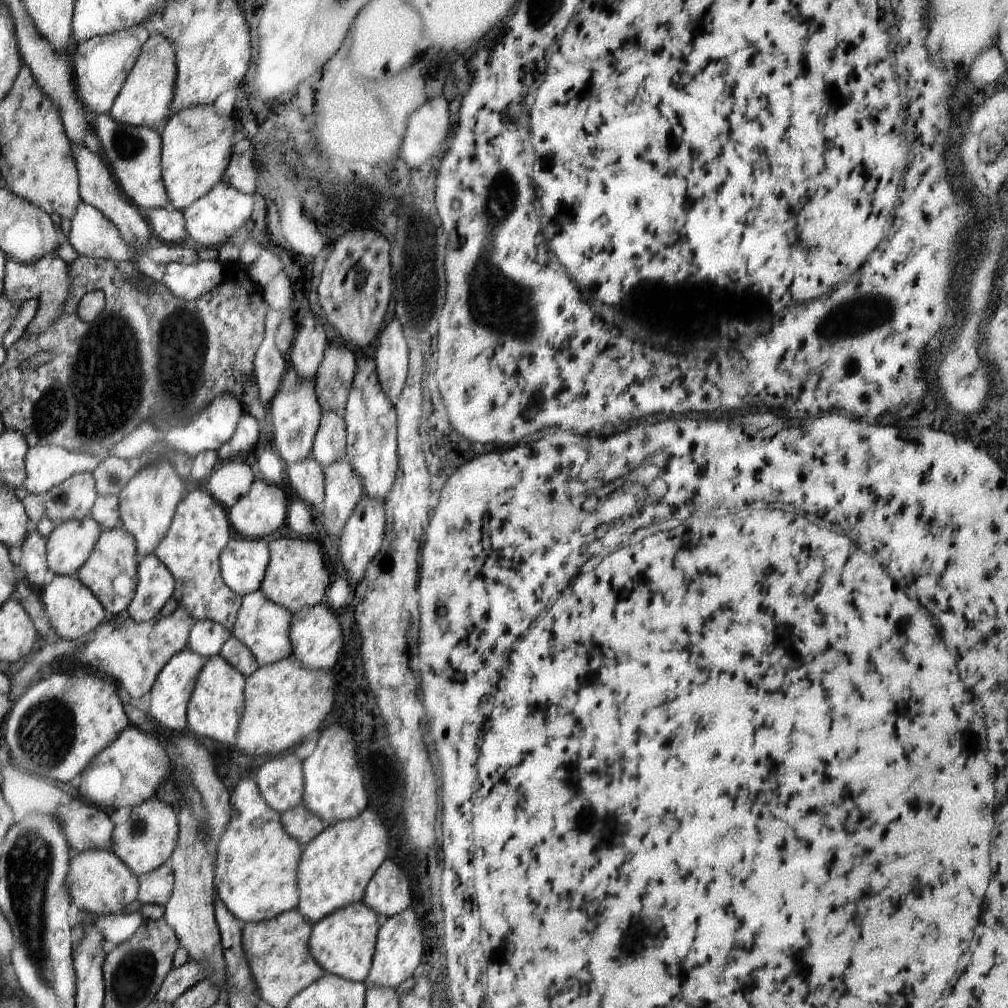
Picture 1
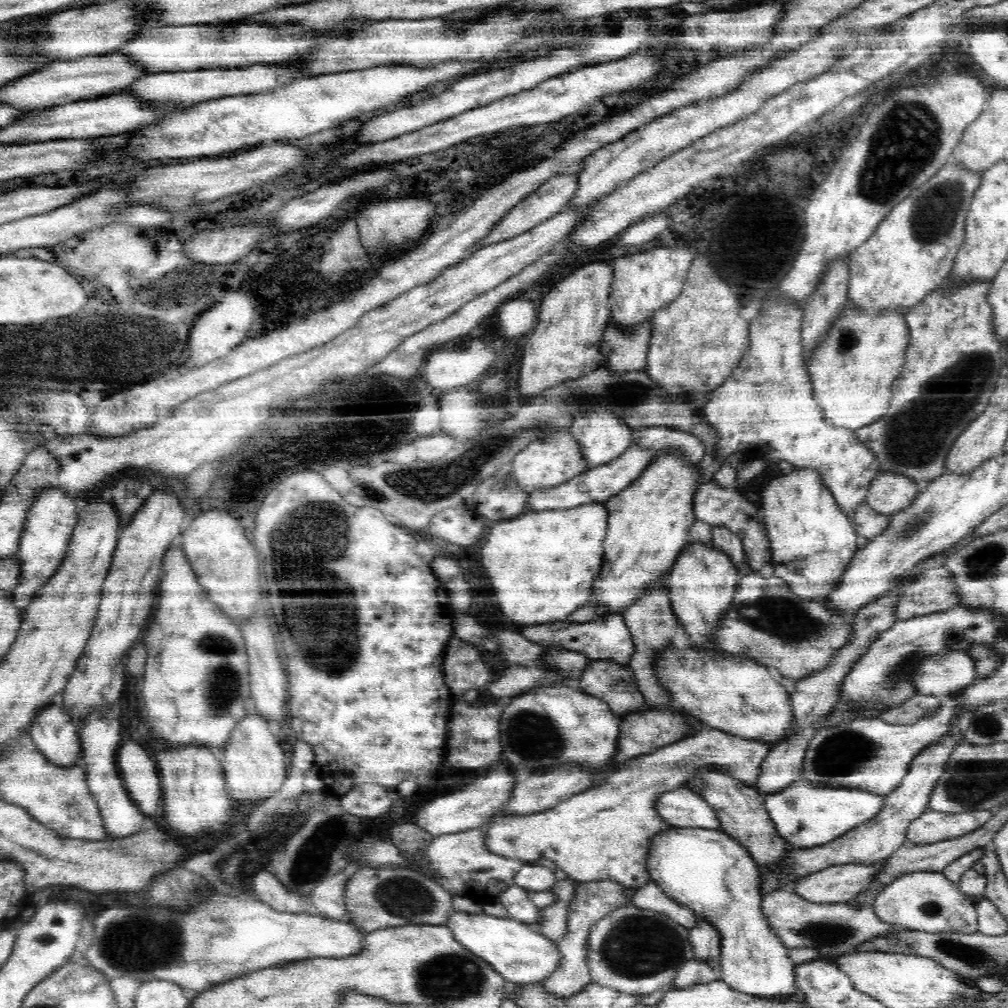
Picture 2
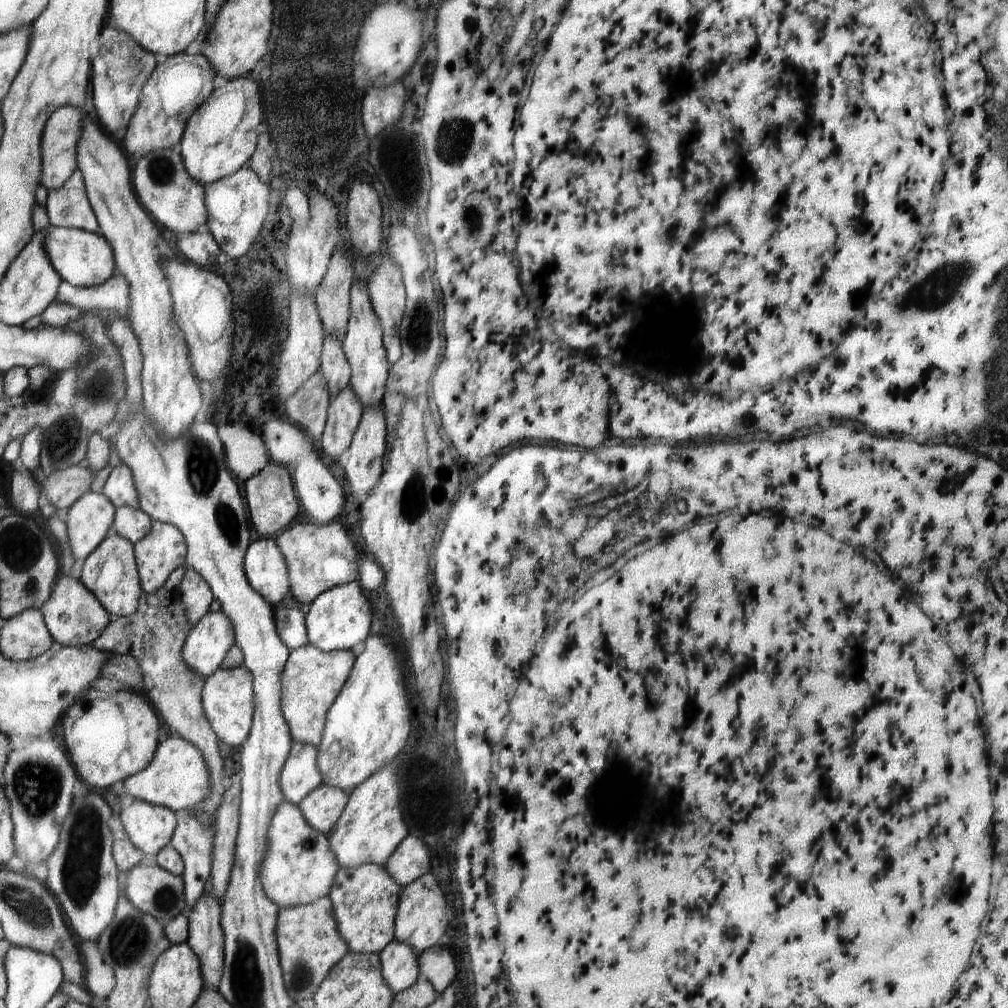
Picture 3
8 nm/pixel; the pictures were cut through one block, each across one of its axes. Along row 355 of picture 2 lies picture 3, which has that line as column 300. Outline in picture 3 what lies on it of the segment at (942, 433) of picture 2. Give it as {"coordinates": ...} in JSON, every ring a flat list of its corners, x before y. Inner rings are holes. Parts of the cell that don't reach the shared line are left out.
{"coordinates":[[328,896,306,905,278,910,275,938,285,990,296,1002,313,998,330,968,350,953,339,936]]}

